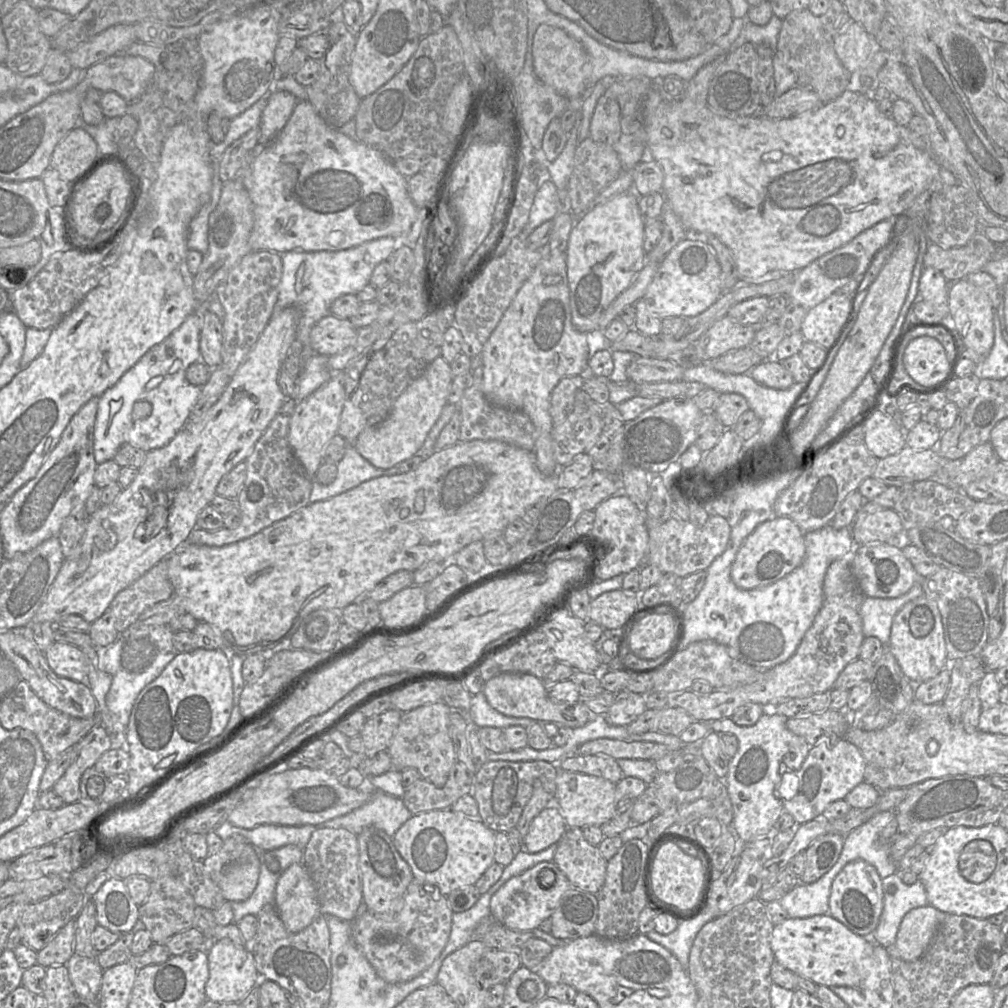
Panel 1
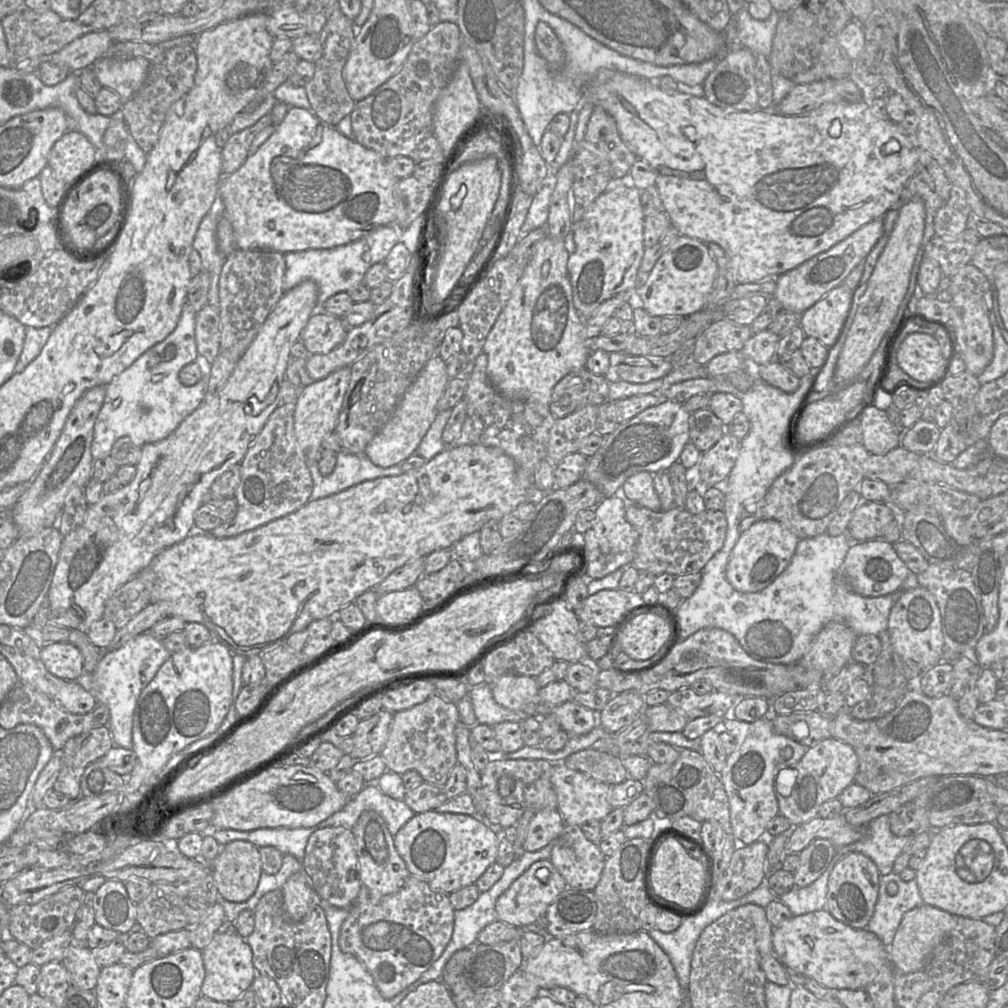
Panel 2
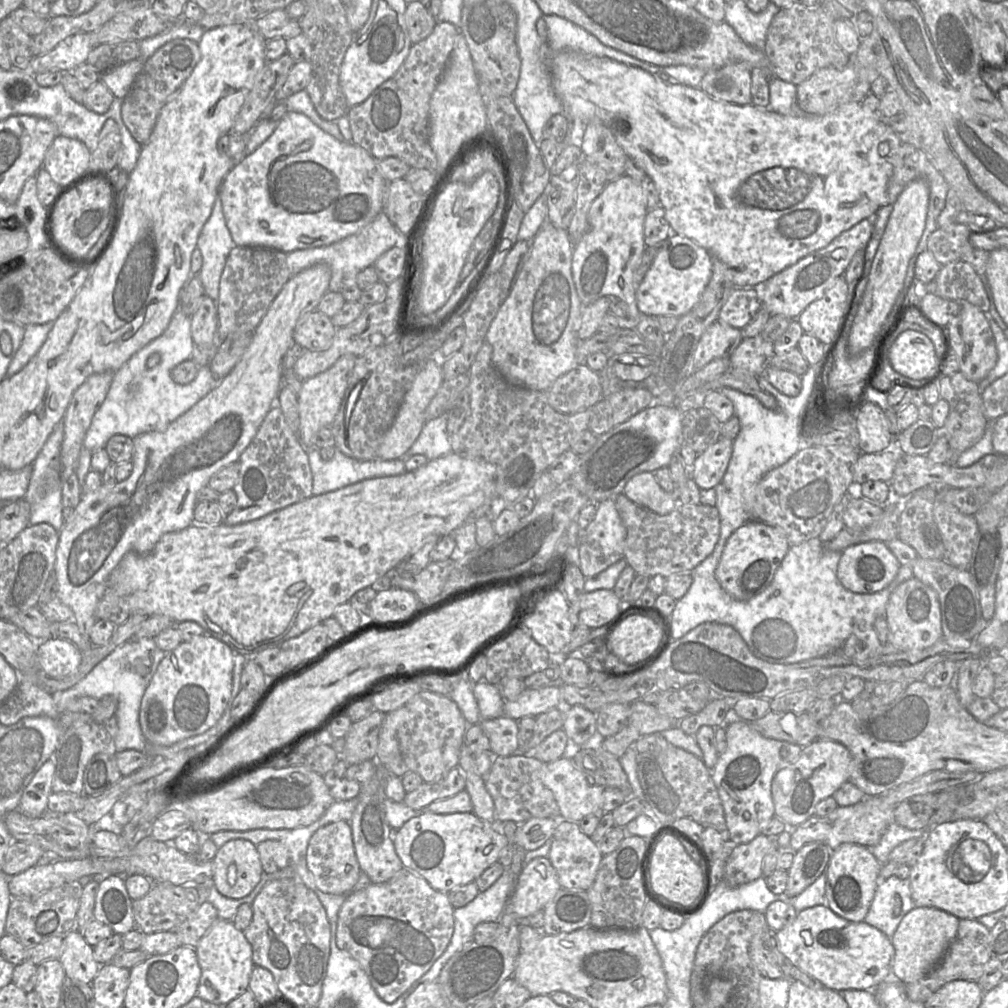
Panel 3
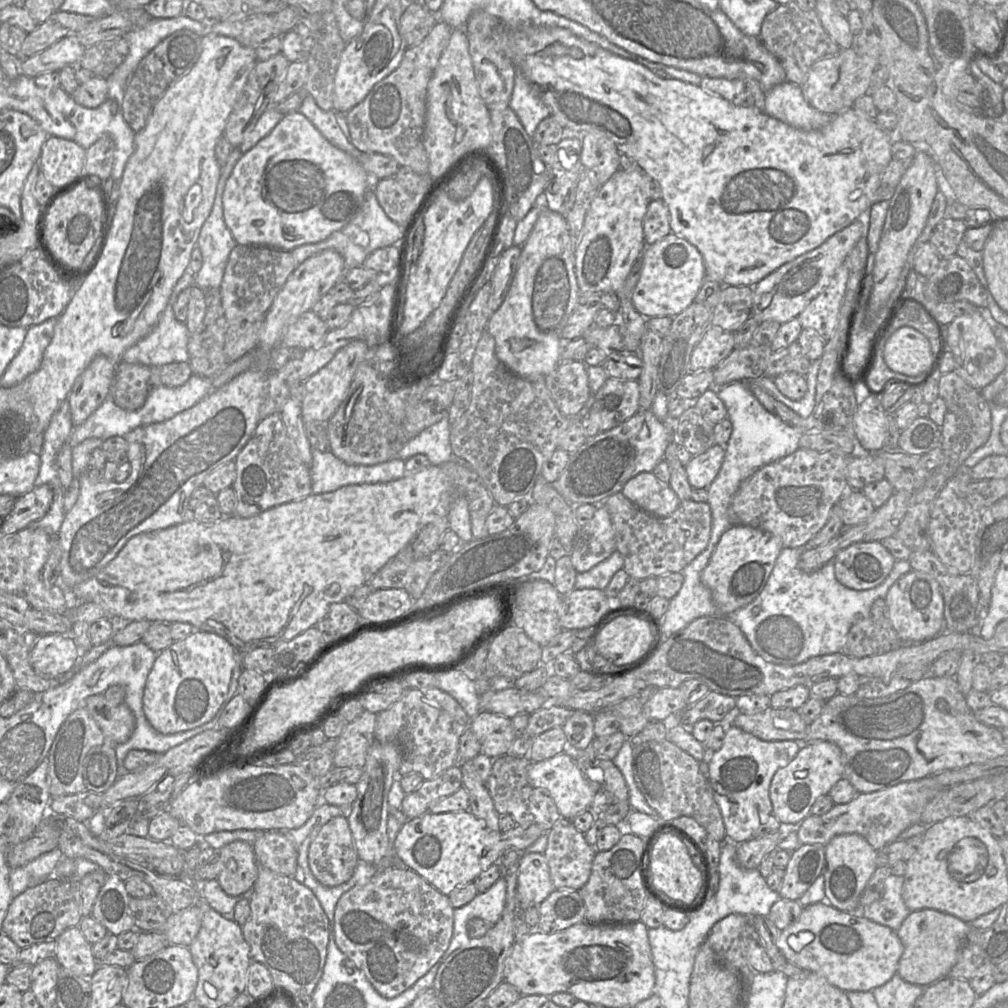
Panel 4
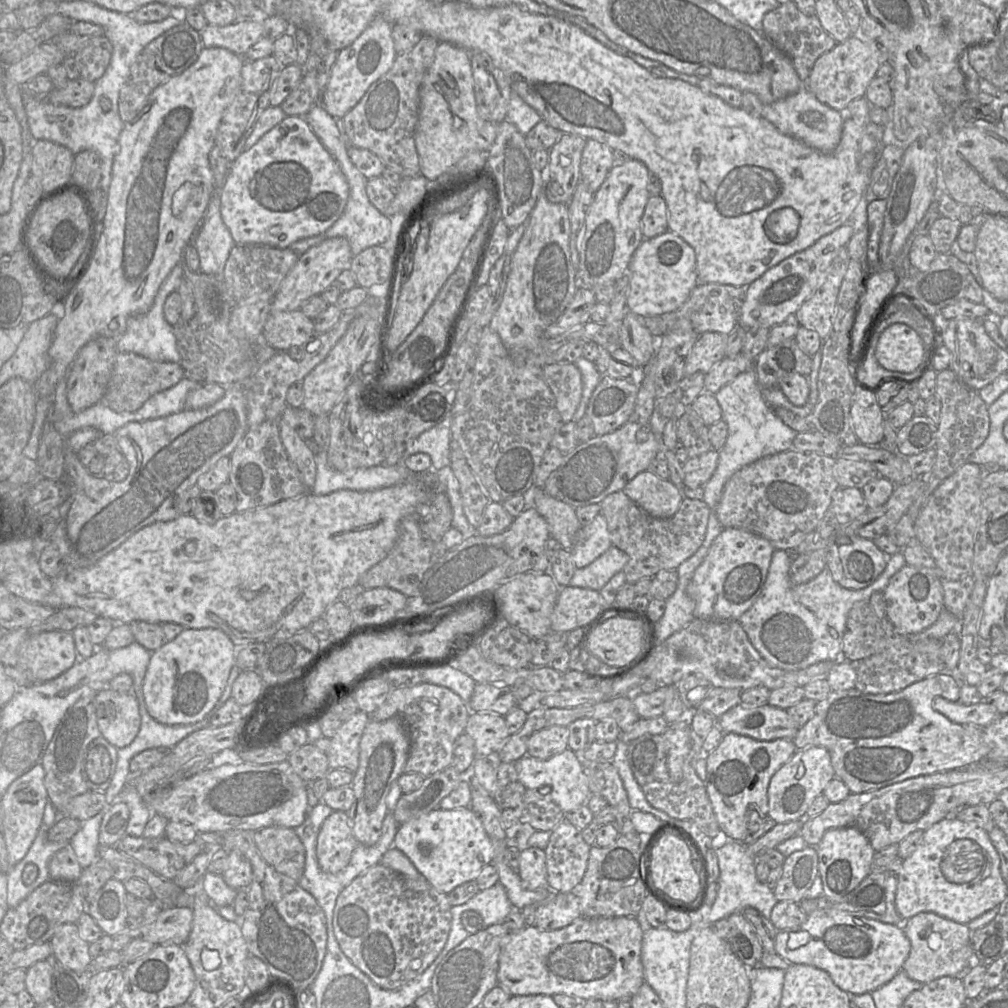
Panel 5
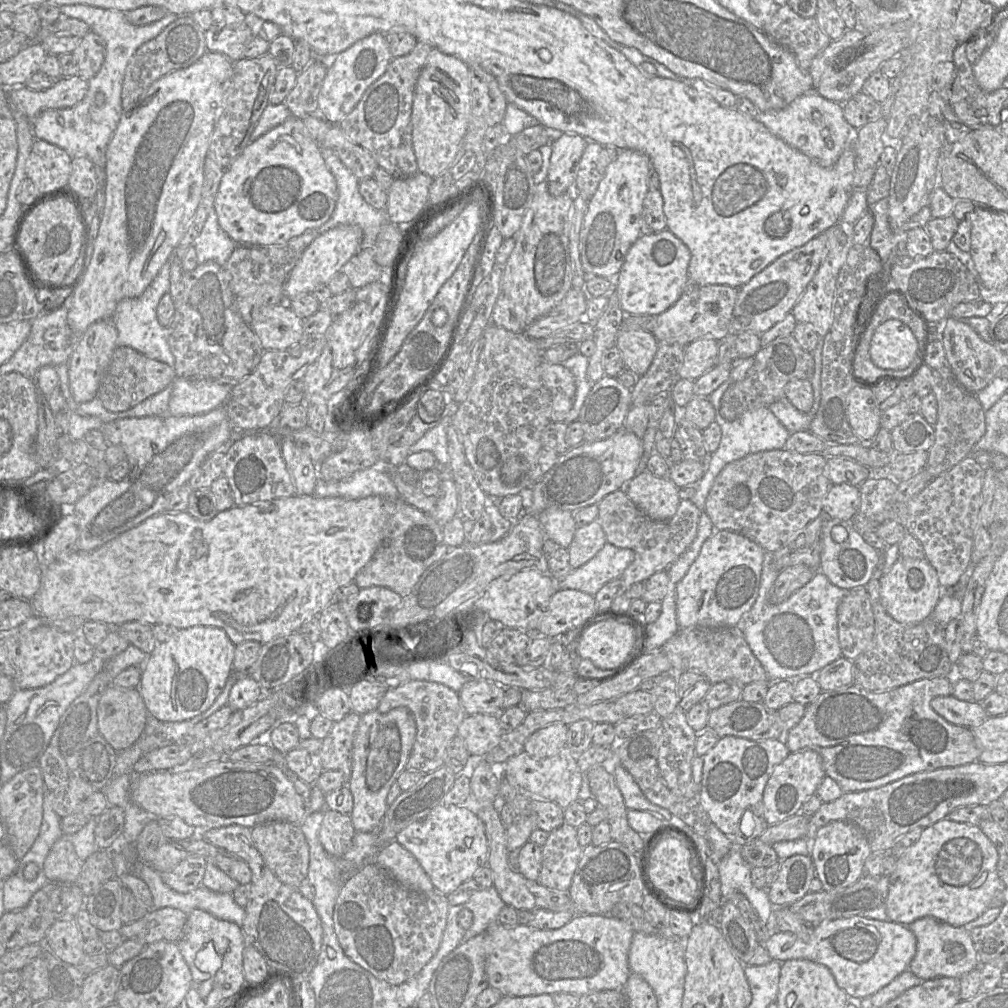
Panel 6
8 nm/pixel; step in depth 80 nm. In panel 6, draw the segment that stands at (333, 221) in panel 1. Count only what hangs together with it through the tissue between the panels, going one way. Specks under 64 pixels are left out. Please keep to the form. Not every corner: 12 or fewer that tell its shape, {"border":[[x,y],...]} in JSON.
{"border":[[291,115],[225,170],[214,210],[237,246],[327,222],[336,180]]}

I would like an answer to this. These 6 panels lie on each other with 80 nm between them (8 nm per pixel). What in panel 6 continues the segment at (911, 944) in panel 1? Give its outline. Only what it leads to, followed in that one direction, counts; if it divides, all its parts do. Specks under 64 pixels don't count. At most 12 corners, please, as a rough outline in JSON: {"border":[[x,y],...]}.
{"border":[[932,917],[908,927],[908,970],[924,981],[980,967],[968,928]]}

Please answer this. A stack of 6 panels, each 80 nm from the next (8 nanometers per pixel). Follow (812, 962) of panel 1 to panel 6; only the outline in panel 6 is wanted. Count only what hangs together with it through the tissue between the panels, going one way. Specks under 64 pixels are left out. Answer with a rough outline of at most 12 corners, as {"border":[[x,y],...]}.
{"border":[[862,916],[823,921],[808,942],[779,931],[772,960],[826,966],[851,1000],[908,970],[908,926]]}

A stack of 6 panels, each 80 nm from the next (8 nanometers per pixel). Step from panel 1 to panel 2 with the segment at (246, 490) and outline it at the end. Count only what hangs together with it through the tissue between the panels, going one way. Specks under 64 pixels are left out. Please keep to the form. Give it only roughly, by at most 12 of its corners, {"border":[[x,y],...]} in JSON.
{"border":[[296,404],[250,445],[229,538],[304,506],[313,480],[294,435]]}

